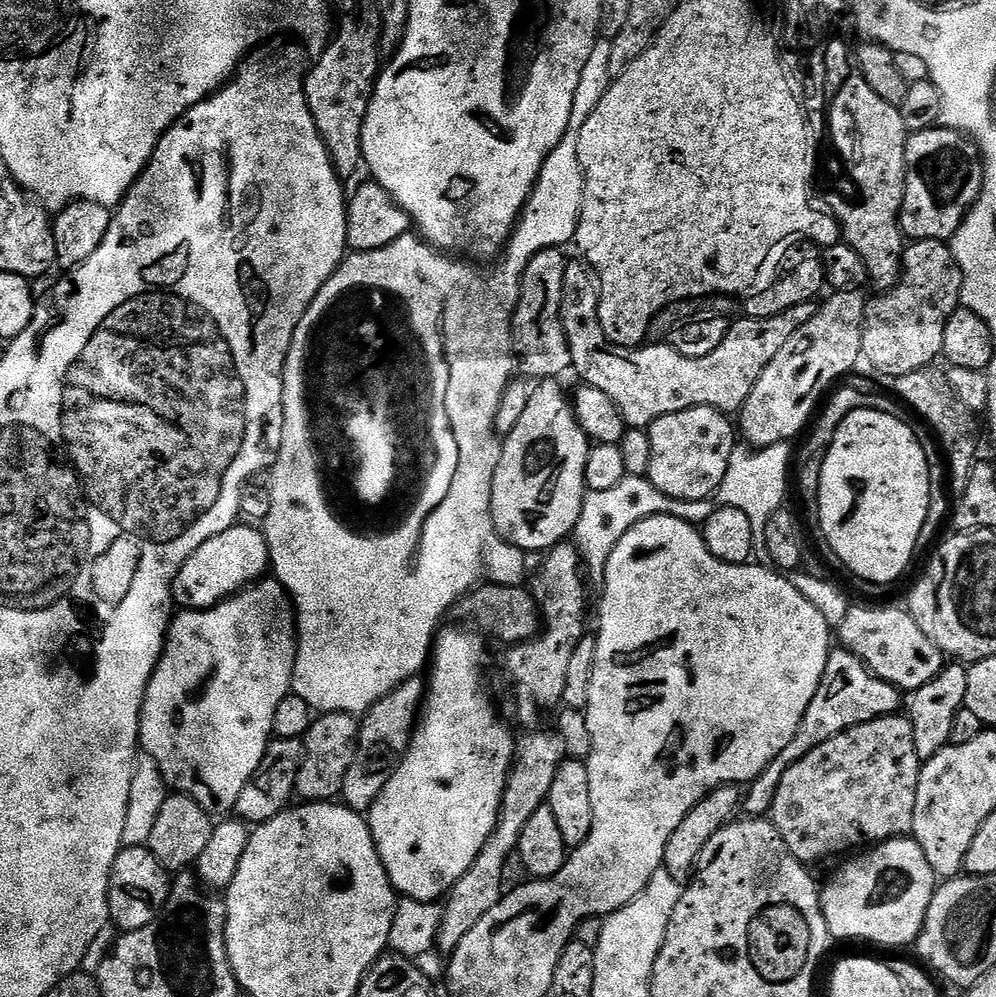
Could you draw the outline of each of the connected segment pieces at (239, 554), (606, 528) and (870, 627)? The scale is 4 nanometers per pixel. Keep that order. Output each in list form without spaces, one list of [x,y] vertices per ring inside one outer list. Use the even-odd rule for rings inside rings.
[[[240,522],[202,542],[202,546],[198,546],[198,550],[186,558],[182,570],[178,570],[172,583],[172,598],[184,610],[213,608],[229,596],[236,595],[241,588],[255,584],[269,568],[268,540],[263,531],[259,527]]]
[[[624,476],[622,482],[618,482],[618,486],[613,486],[611,490],[594,490],[587,491],[584,494],[582,502],[582,514],[576,523],[576,531],[574,533],[574,543],[576,551],[580,554],[580,563],[586,569],[586,576],[589,581],[592,580],[596,586],[604,583],[604,567],[610,558],[610,554],[614,550],[614,546],[618,546],[618,542],[622,542],[622,534],[626,534],[634,526],[638,526],[638,522],[642,522],[651,516],[676,516],[680,520],[687,520],[689,524],[699,525],[708,517],[709,509],[701,506],[696,502],[687,500],[675,500],[666,494],[662,494],[662,490],[658,490],[658,486],[650,483],[647,476]]]
[[[849,607],[846,622],[838,630],[838,640],[848,651],[878,678],[890,682],[901,693],[911,694],[930,682],[944,669],[944,651],[914,622],[914,618],[903,607],[900,608],[856,608]]]

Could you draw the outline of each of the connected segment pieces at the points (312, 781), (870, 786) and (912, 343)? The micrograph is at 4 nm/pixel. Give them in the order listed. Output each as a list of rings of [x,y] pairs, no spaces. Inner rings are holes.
[[[345,712],[317,715],[303,736],[304,757],[297,772],[295,795],[304,802],[332,802],[340,796],[346,778],[344,760],[354,762],[356,743],[360,737],[360,720]]]
[[[907,715],[879,716],[877,720],[847,728],[842,734],[834,734],[834,738],[822,742],[822,746],[814,746],[814,750],[810,750],[805,756],[798,758],[798,762],[791,764],[786,770],[786,774],[782,774],[782,782],[778,782],[778,790],[774,794],[774,802],[770,813],[772,825],[778,830],[782,842],[786,842],[790,854],[794,854],[794,858],[798,858],[801,864],[805,866],[813,866],[812,864],[826,859],[827,856],[840,856],[843,852],[858,847],[859,844],[875,846],[885,840],[907,837],[914,826],[914,798],[918,794],[921,763],[922,761],[918,758],[918,750],[914,750],[914,730]]]
[[[917,240],[909,243],[904,250],[904,267],[900,269],[900,281],[888,292],[882,292],[872,297],[864,305],[864,329],[862,330],[862,356],[868,364],[876,372],[881,372],[884,376],[895,378],[902,374],[914,374],[914,370],[922,370],[923,368],[935,365],[936,359],[941,359],[944,347],[942,346],[942,337],[946,335],[946,322],[950,322],[950,318],[956,313],[956,309],[961,307],[960,291],[962,290],[962,270],[958,266],[958,262],[954,258],[951,247],[942,240]]]

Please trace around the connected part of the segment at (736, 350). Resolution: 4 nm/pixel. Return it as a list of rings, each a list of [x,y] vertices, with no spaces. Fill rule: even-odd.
[[[583,258],[569,259],[566,282],[562,286],[562,326],[570,346],[572,368],[584,384],[594,386],[610,397],[628,428],[645,430],[666,414],[678,414],[691,408],[716,408],[725,414],[739,413],[746,398],[750,398],[750,390],[754,390],[754,382],[762,378],[762,370],[770,366],[774,354],[786,346],[788,339],[814,318],[817,309],[815,303],[809,302],[790,306],[790,310],[774,318],[740,318],[737,324],[736,321],[729,323],[726,338],[722,338],[718,350],[710,350],[710,354],[702,358],[686,358],[667,342],[648,342],[638,348],[610,342],[598,318],[599,301],[598,270]]]

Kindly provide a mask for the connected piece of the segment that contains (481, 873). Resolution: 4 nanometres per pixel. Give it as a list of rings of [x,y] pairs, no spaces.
[[[536,730],[529,733],[524,744],[519,747],[517,756],[512,759],[512,768],[508,772],[508,781],[502,794],[502,802],[498,810],[498,822],[494,822],[494,830],[486,842],[486,846],[480,848],[478,858],[474,858],[473,864],[454,882],[441,910],[441,922],[438,926],[435,947],[450,954],[466,938],[478,924],[478,918],[494,906],[506,894],[504,888],[504,867],[508,859],[513,859],[514,853],[519,849],[522,830],[526,830],[526,822],[534,815],[534,810],[545,807],[550,794],[550,785],[554,782],[554,774],[558,774],[558,766],[566,758],[564,743],[551,731]]]

